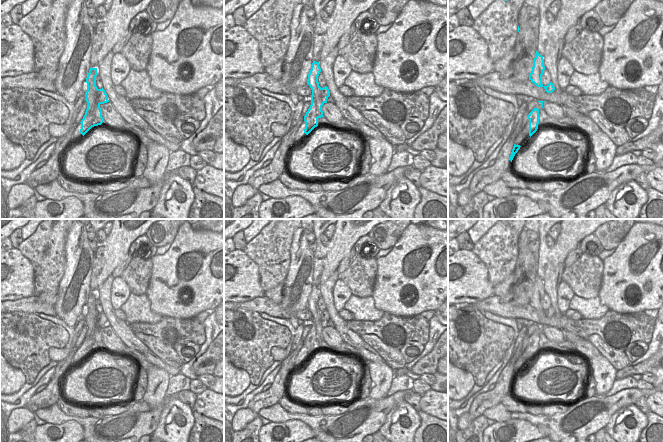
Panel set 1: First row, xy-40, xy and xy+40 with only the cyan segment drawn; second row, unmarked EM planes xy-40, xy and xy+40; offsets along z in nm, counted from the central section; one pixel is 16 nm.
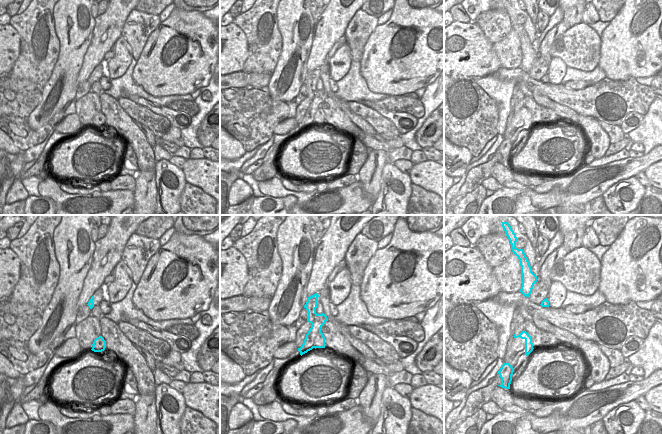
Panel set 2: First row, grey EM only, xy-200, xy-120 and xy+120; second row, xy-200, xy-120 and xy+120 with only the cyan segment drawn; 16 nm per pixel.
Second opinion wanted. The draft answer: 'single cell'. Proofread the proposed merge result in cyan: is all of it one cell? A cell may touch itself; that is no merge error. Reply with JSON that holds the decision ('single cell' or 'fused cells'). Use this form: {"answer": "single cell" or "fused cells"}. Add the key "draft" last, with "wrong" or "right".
{"answer": "fused cells", "draft": "wrong"}

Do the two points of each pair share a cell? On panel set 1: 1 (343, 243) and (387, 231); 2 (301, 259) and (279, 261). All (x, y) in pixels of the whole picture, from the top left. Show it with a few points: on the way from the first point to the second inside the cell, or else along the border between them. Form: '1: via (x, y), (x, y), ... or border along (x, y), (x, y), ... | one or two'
1: border along (372, 229), (367, 234) | two
2: border along (293, 237), (290, 248), (290, 266), (283, 281) | two

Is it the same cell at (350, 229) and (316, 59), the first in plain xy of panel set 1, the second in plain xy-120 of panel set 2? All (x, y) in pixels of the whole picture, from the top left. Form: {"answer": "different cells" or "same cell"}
{"answer": "same cell"}

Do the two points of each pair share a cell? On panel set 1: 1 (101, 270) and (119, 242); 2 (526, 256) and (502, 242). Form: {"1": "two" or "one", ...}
{"1": "one", "2": "two"}

